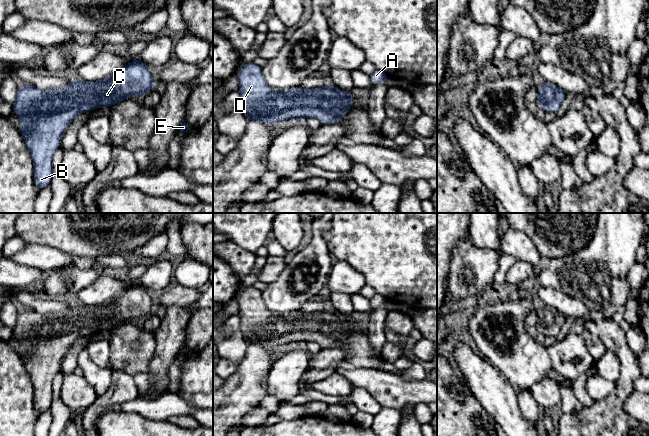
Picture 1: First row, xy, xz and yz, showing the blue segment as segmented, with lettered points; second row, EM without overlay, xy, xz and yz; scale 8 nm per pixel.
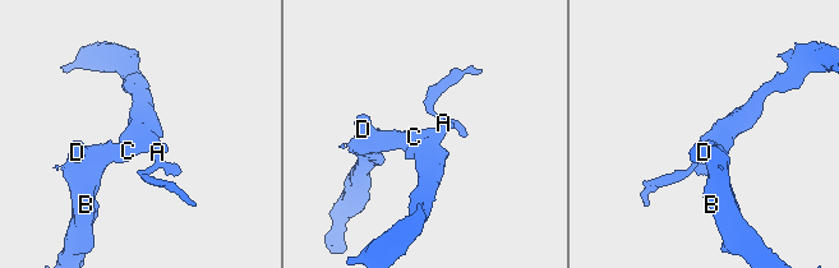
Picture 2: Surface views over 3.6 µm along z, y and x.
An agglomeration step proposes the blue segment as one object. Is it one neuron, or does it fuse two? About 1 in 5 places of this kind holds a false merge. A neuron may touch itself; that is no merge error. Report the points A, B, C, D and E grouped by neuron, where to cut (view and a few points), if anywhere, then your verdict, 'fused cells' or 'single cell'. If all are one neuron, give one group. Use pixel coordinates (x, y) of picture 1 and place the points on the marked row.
A B C D E; no cut; single cell

